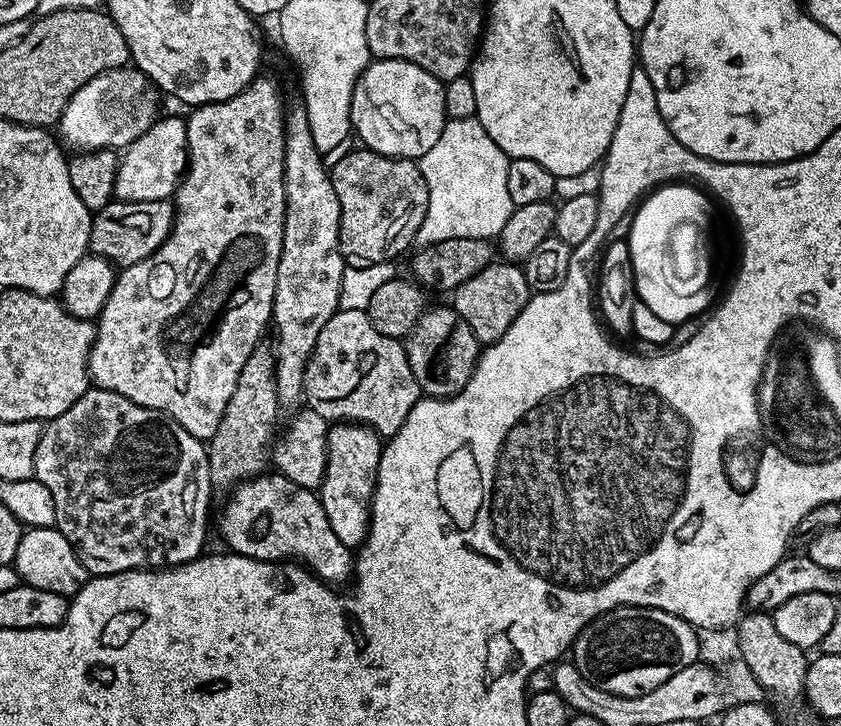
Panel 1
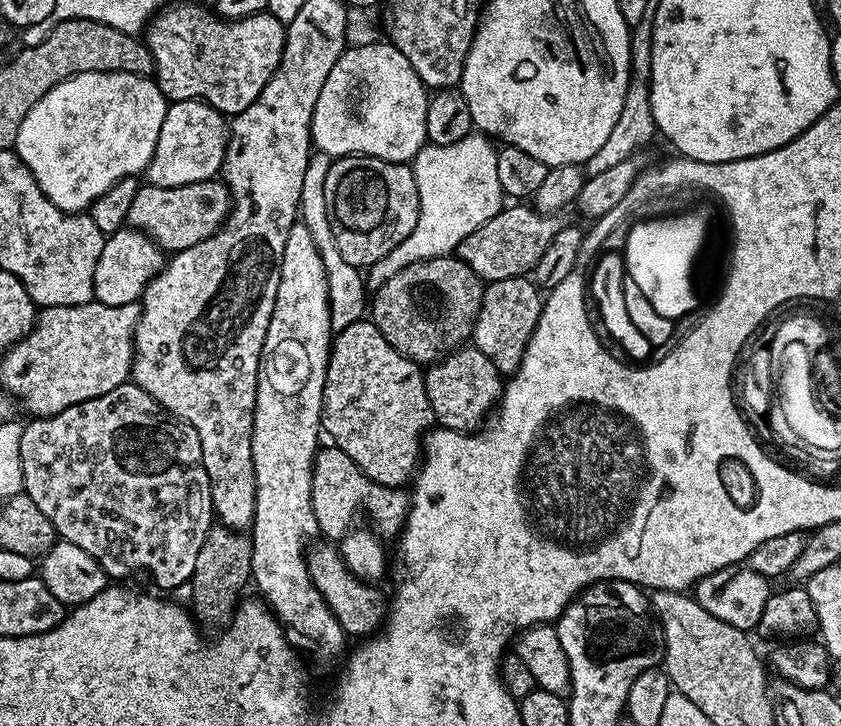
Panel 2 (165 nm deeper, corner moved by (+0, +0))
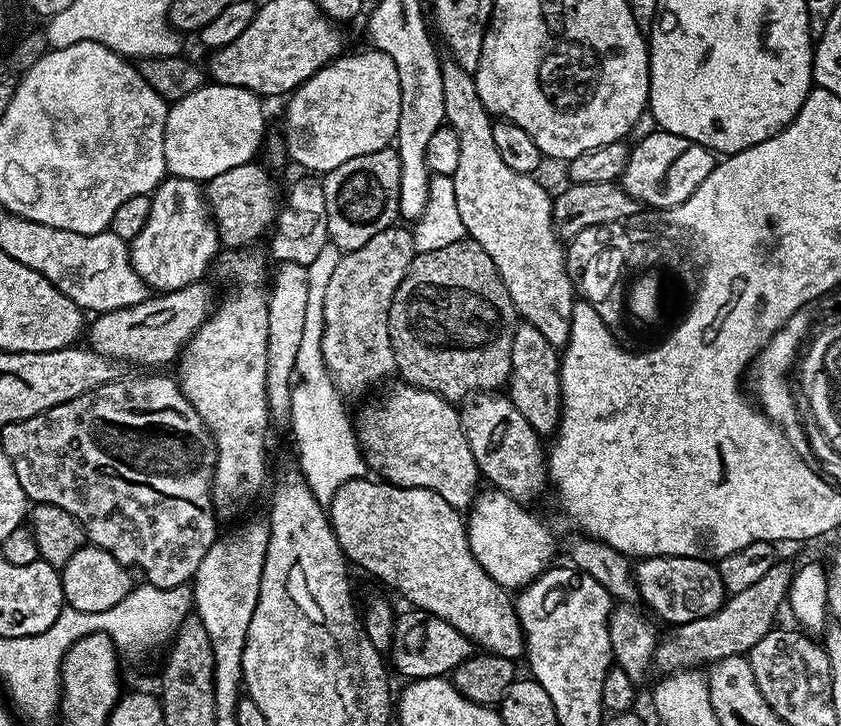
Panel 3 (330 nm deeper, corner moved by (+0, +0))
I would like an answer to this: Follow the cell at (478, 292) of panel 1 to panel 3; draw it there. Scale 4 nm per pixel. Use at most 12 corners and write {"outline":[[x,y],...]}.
{"outline":[[517,323],[506,395],[538,434],[560,425],[560,356]]}

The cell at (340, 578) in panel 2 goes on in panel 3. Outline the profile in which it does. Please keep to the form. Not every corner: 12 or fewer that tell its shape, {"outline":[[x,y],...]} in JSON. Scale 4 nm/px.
{"outline":[[404,610],[390,664],[409,681],[448,676],[474,645],[450,622]]}

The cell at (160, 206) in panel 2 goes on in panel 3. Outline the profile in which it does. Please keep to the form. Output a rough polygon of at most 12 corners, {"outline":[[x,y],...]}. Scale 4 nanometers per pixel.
{"outline":[[257,162],[206,184],[221,245],[255,245],[277,218],[276,184]]}

